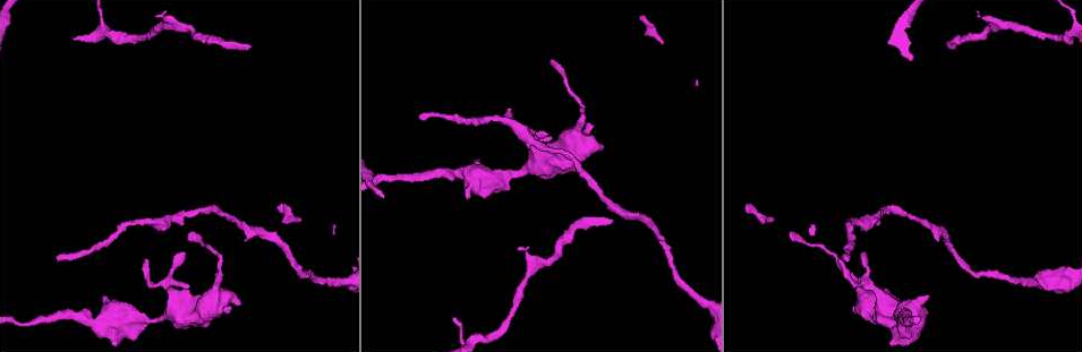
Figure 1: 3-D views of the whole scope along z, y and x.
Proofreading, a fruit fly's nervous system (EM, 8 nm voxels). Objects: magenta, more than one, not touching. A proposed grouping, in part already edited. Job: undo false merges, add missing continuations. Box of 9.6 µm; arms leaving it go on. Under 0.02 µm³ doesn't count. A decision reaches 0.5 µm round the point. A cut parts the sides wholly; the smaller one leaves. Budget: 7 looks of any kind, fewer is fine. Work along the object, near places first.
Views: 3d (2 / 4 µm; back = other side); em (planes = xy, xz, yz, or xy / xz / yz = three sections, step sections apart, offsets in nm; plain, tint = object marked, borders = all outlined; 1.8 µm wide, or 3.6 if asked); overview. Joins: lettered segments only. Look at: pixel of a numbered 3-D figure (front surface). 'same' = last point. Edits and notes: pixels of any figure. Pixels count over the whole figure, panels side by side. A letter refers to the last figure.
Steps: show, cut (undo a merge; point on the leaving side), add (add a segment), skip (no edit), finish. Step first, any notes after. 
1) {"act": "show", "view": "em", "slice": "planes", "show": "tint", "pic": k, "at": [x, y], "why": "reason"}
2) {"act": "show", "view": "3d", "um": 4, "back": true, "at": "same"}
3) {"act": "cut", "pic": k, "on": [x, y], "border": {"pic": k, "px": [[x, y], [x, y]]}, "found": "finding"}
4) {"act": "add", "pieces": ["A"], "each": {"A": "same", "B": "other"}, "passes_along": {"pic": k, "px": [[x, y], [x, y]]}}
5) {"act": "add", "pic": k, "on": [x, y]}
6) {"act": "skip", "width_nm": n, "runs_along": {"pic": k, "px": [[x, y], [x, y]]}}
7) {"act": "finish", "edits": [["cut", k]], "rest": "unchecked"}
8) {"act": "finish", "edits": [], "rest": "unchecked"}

{"act": "show", "view": "3d", "um": 2, "pic": 1, "at": [870, 287], "why": "calibre changes"}

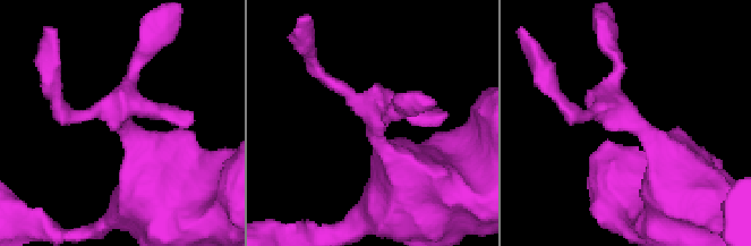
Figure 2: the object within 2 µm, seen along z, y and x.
{"act": "show", "view": "em", "slice": "planes", "show": "borders", "pic": 2, "at": [633, 123], "why": "shape alone is not enough"}

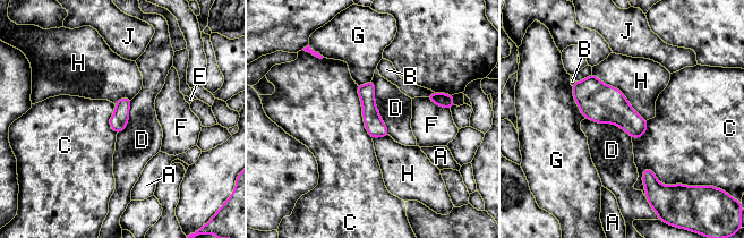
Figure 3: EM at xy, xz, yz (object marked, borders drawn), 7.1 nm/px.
{"act": "skip", "width_nm": 120, "each": {"A": "other", "B": "other", "C": "other", "D": "other", "E": "other", "F": "other", "G": "other", "H": "other", "J": "other"}, "border": {"pic": 3, "px": [[372, 79], [375, 105], [390, 135]]}, "found": "all the same neuron"}

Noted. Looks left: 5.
{"act": "show", "view": "3d", "um": 2, "pic": 1, "at": [252, 46], "why": "end of a long branch"}

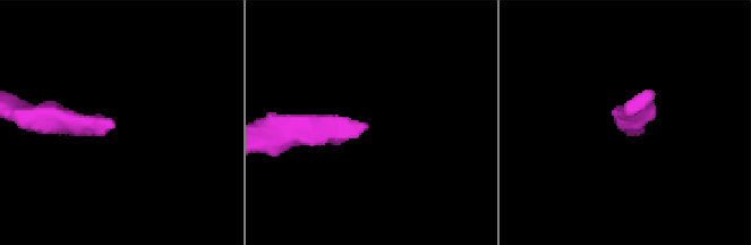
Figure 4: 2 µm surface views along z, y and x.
{"act": "show", "view": "em", "slice": "yz", "step": 8, "show": "tint", "pic": 4, "at": [364, 123]}

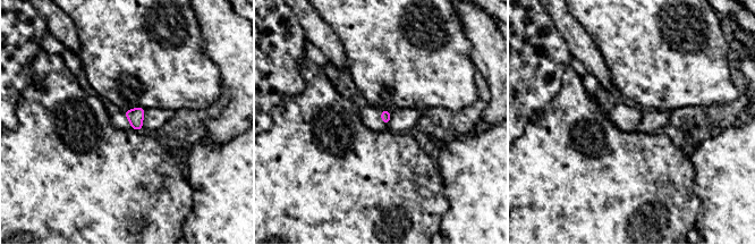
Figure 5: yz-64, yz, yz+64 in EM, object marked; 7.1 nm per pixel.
{"act": "show", "view": "em", "slice": "xz", "step": 8, "show": "borders", "at": "same", "why": "another direction"}

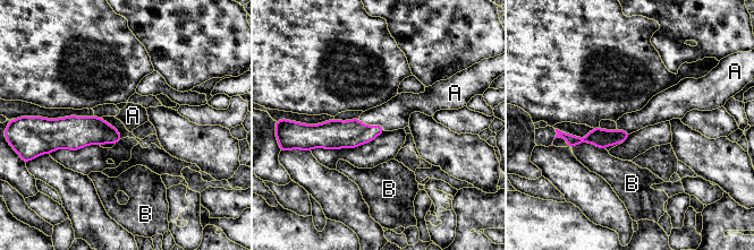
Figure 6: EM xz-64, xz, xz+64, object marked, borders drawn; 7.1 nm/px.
{"act": "add", "pieces": ["A"], "longest_contact_nm": ["B", 240], "each": {"A": "same", "B": "other"}, "passes_along": {"pic": 6, "px": [[350, 134], [372, 126], [395, 114]]}, "found": "the neuron continues"}

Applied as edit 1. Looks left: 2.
{"act": "finish", "edits": [["add", 6]], "rest": "unchecked"}

